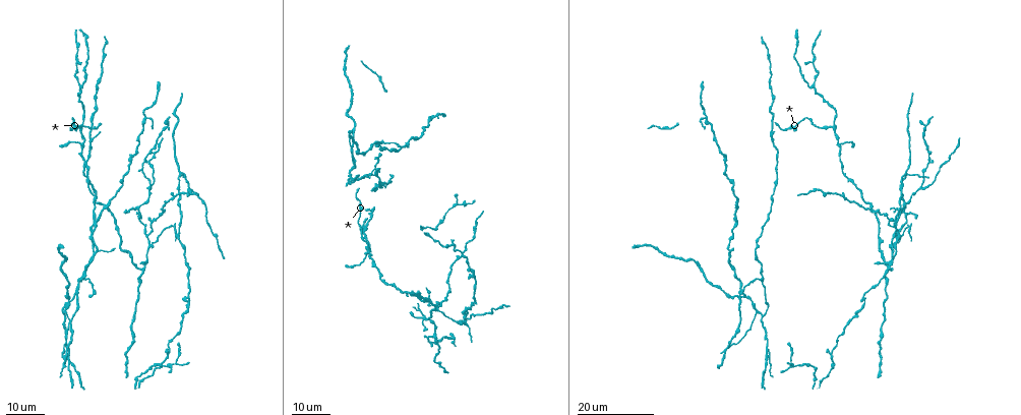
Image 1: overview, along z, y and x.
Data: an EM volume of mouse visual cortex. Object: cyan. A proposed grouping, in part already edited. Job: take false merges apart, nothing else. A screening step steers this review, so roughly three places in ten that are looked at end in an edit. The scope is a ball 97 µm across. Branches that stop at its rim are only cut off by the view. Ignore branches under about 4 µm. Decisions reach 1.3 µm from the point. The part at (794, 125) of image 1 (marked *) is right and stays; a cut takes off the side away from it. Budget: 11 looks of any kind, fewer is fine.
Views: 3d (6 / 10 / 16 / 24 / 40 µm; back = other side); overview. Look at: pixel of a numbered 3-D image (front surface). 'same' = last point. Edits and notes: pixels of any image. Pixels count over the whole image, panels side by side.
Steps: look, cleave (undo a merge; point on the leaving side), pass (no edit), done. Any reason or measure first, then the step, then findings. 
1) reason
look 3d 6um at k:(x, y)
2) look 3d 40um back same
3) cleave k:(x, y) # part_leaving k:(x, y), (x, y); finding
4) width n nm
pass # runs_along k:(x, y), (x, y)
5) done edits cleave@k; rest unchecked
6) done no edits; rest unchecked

look 3d 24um at 1:(841, 143)

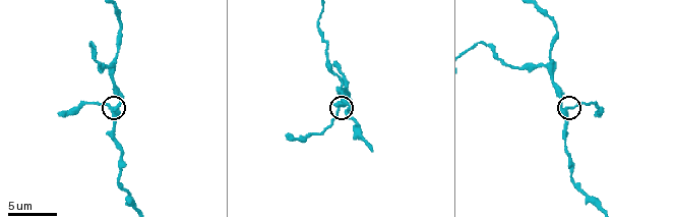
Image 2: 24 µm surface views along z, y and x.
look 3d 10um at 2:(567, 108)

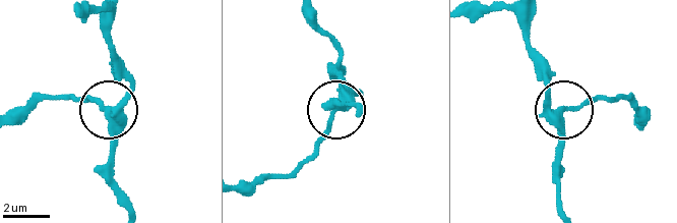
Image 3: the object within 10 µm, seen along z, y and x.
arms 3
pass # runs_along 3:(304, 12), (359, 92), (316, 156); one neuron here

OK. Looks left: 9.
looks like a crossing
look 3d 16um at 1:(180, 172)

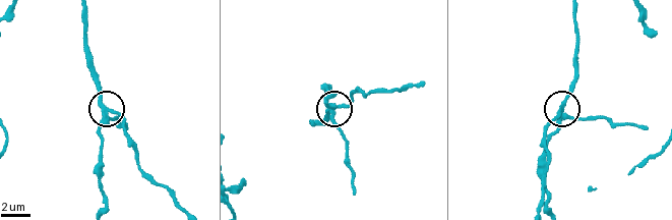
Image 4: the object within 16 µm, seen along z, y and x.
look 3d 10um at 4:(559, 111)

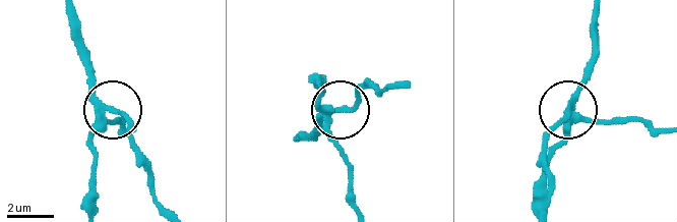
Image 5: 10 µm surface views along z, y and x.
cleave 5:(355, 105) # part_leaving 5:(99, 104), (120, 113), (127, 125), (139, 166), (167, 207); two neurons meet here

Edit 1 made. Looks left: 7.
look overview

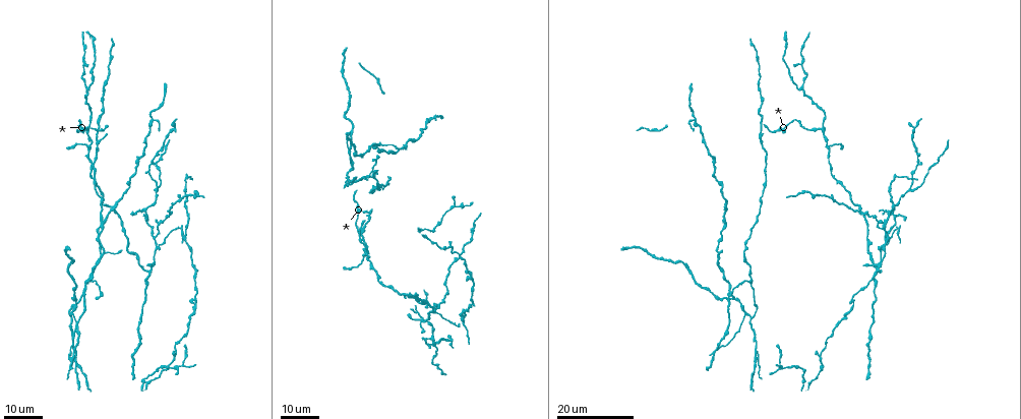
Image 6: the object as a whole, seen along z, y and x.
thin arm on a thick one
look 3d 16um at 6:(382, 146)

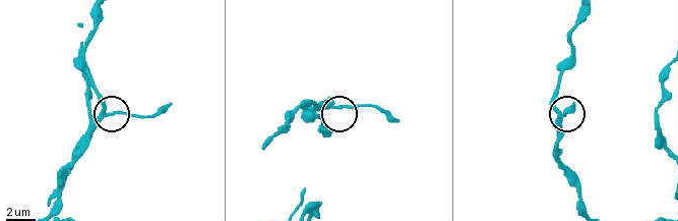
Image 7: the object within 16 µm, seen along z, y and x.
look 3d 6um at 7:(110, 112)

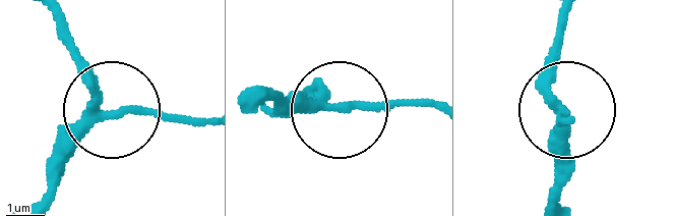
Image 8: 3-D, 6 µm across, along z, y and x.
arms 3
pass # runs_along 8:(32, 206), (60, 157), (109, 112), (206, 118); all the same neuron

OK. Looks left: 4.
four arms meet
look 3d 24um at 6:(75, 360)

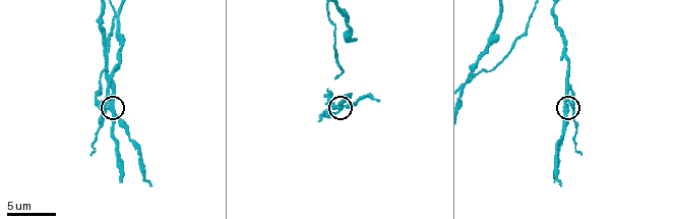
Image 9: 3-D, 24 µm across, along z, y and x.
look 3d 10um at 9:(571, 105)

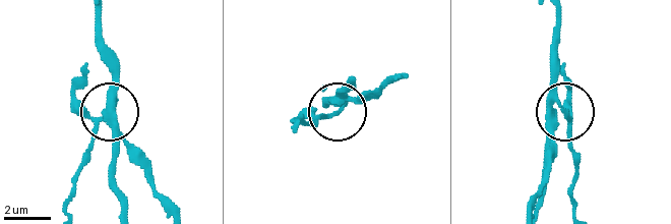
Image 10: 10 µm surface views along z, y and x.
width 210 nm
cleave 10:(138, 150) # part_leaving 10:(116, 130), (161, 204); two neurons meet here

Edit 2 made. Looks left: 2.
four arms meet
look 3d 16um at 6:(155, 248)

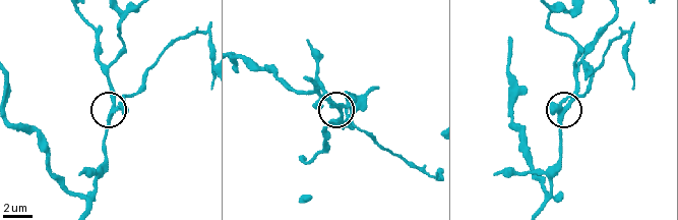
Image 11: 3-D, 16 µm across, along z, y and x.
closer look
look 3d 6um at 11:(115, 108)

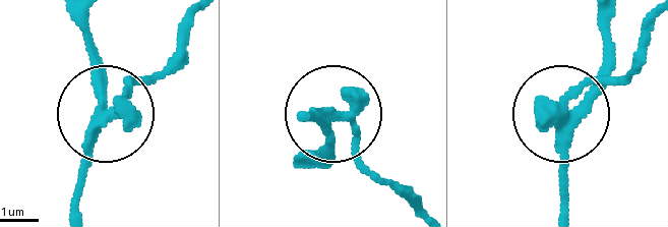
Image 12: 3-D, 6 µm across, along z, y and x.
side_arm 45 um
pass # runs_along 12:(73, 207), (83, 138), (103, 106), (94, 35); one neuron here

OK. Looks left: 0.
done edits cleave@5, cleave@10; rest unchecked

